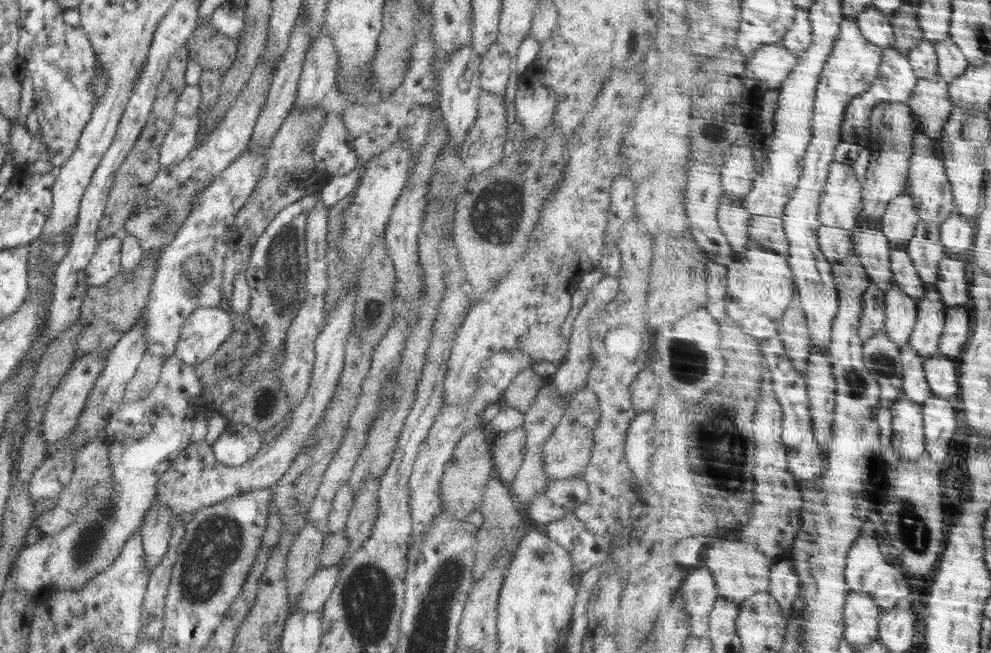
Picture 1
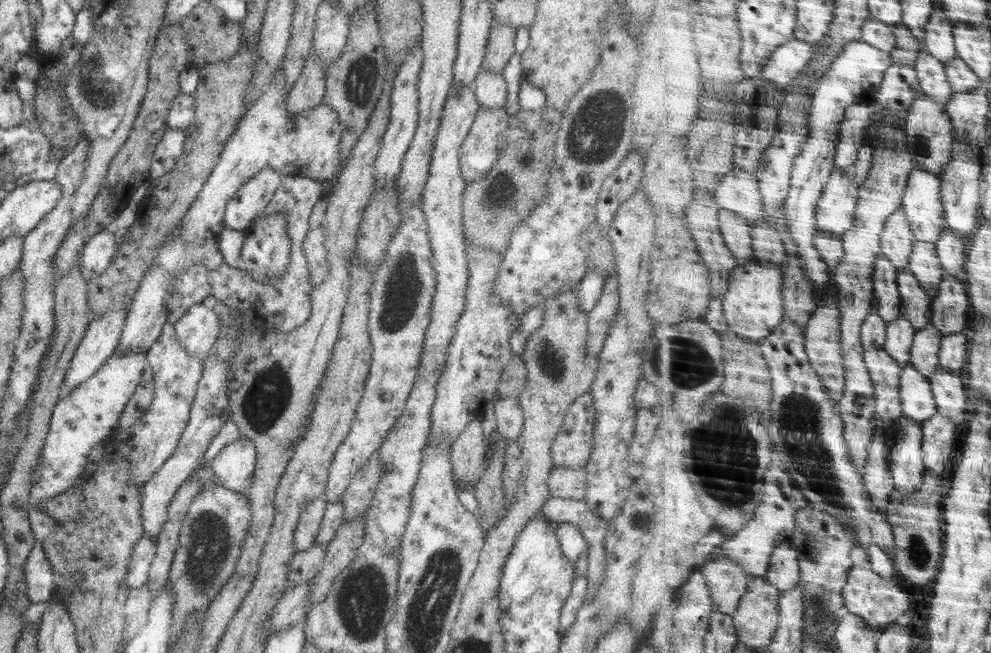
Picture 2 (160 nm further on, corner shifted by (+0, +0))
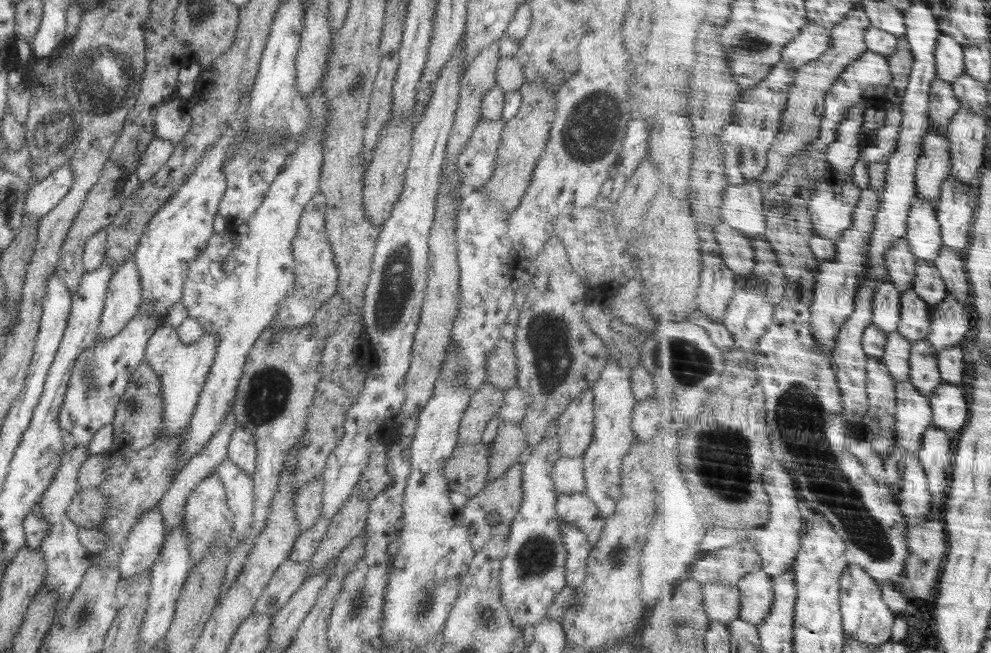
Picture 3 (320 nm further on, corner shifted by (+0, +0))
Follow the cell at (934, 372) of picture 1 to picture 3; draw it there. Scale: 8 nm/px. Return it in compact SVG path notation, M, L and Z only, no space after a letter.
M943 382L934 393L933 424L956 433L970 418L970 404L960 386Z

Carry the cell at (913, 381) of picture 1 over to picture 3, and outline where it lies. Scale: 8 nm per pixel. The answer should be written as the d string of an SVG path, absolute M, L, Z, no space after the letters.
M910 380L899 381L897 445L921 453L927 430L933 425L933 401Z

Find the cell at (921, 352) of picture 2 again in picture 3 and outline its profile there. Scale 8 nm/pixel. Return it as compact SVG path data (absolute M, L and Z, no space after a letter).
M929 339L913 345L911 357L911 381L928 398L933 398L938 387L944 382L941 373L939 353Z

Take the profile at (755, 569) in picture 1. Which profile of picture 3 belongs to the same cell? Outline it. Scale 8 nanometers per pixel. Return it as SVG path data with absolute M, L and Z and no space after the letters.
M709 583L704 586L705 607L711 620L733 623L741 618L741 588L734 583Z

